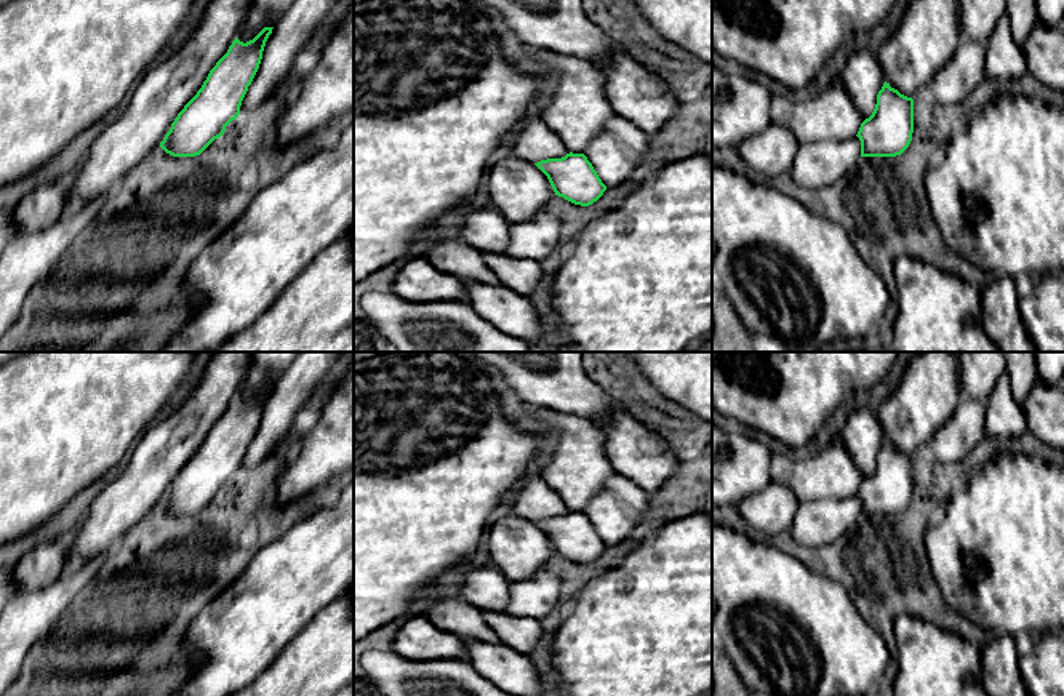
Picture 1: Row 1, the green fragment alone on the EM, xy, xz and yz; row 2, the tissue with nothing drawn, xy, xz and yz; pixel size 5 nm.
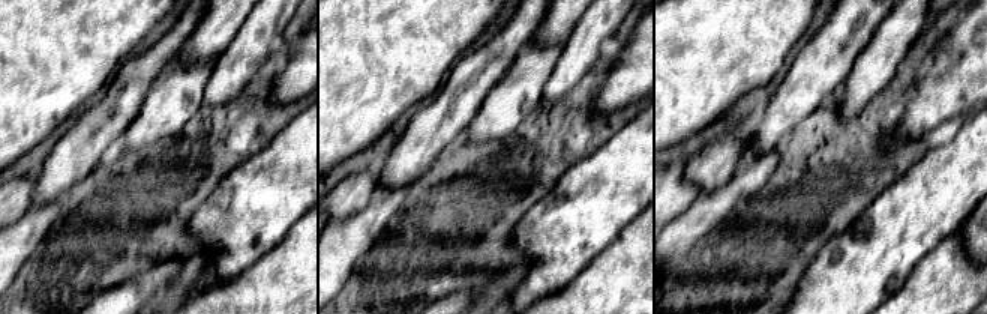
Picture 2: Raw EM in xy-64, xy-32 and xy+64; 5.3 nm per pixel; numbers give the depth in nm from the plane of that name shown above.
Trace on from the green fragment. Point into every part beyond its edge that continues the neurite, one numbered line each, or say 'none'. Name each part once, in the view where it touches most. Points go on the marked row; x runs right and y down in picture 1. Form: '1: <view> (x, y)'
none

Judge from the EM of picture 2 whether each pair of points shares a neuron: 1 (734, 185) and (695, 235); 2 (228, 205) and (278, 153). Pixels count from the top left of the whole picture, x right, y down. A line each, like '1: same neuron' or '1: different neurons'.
1: same neuron
2: same neuron

